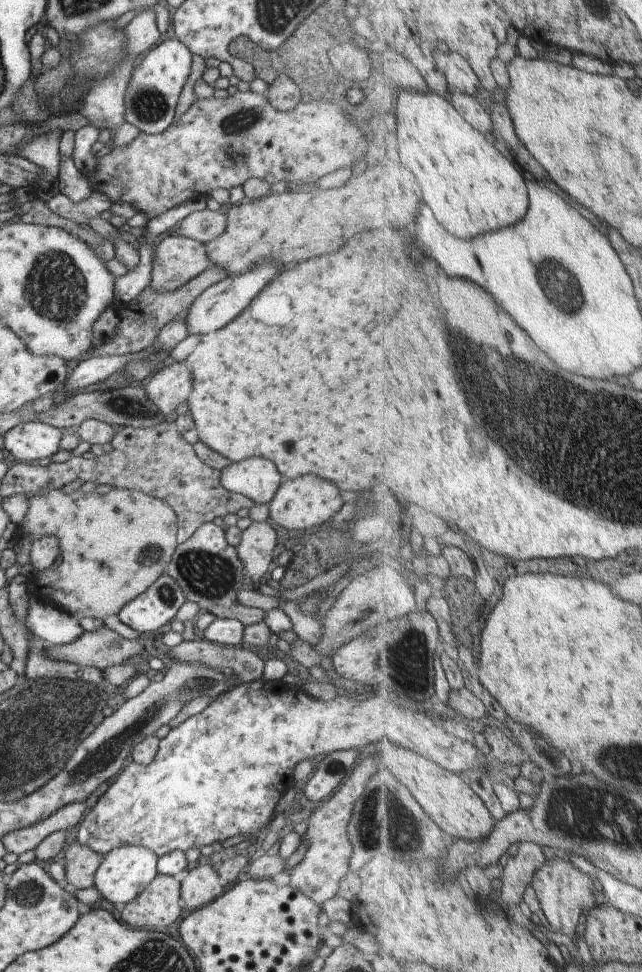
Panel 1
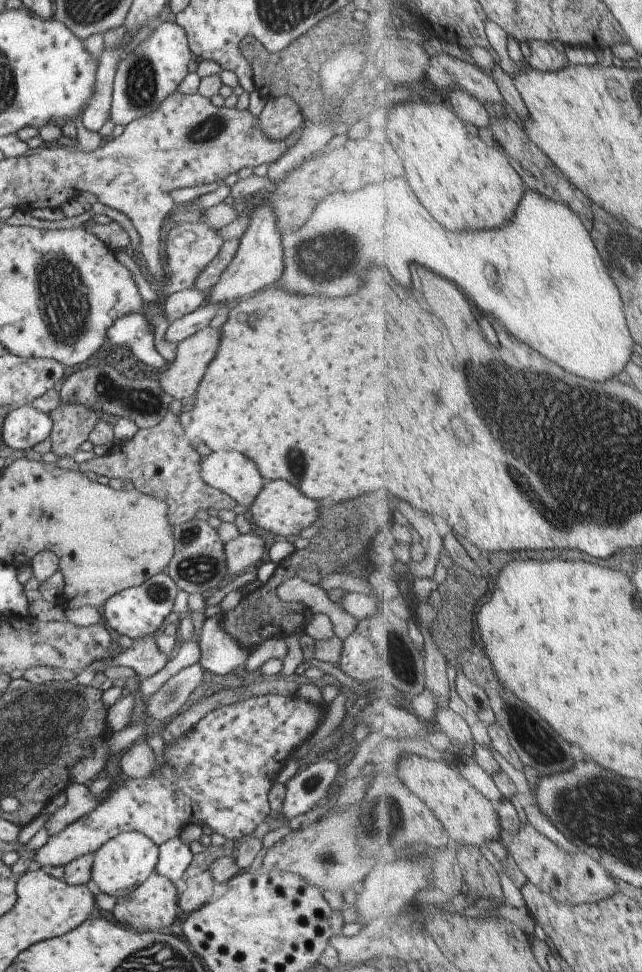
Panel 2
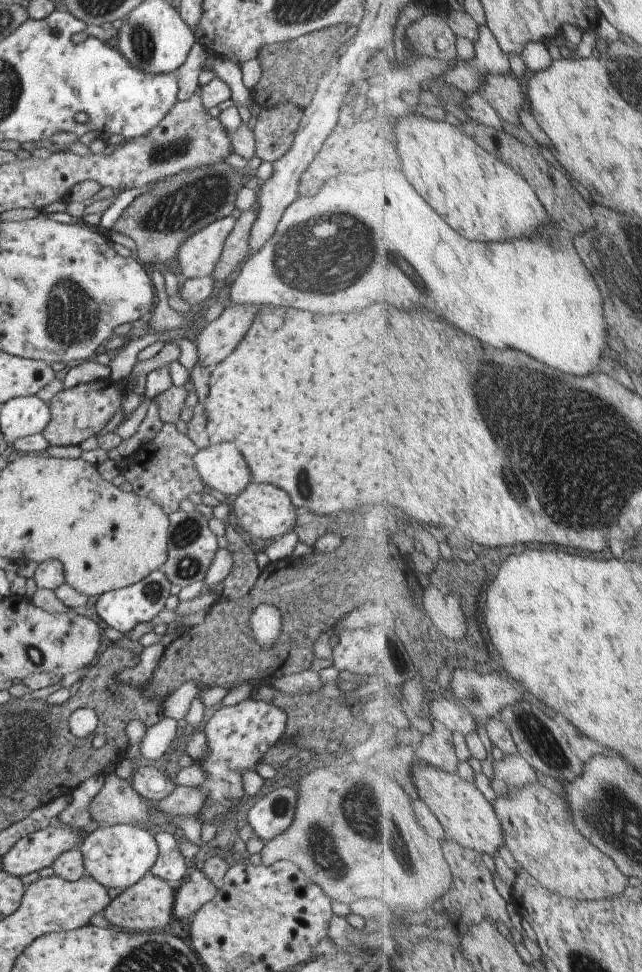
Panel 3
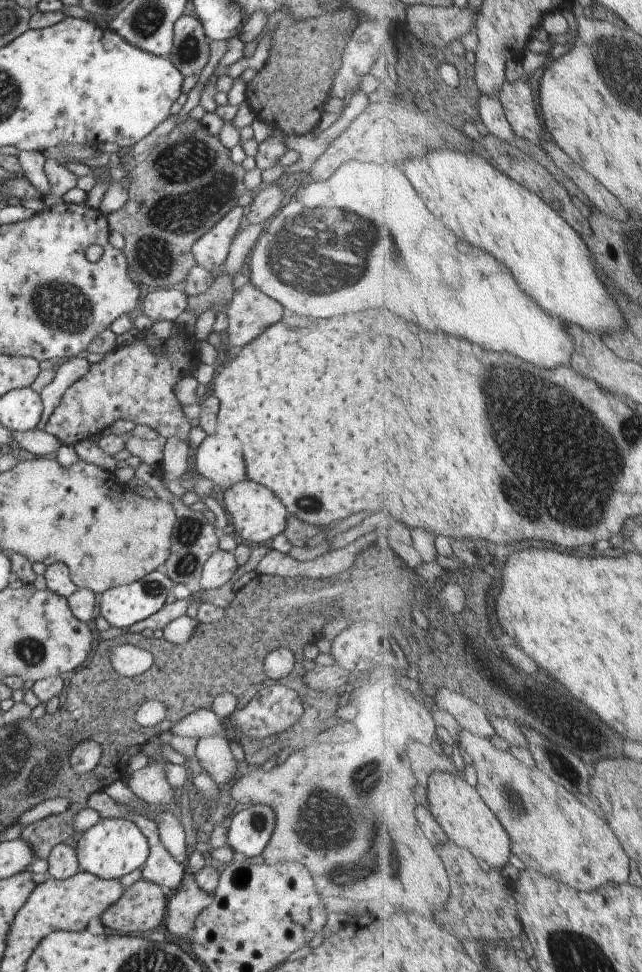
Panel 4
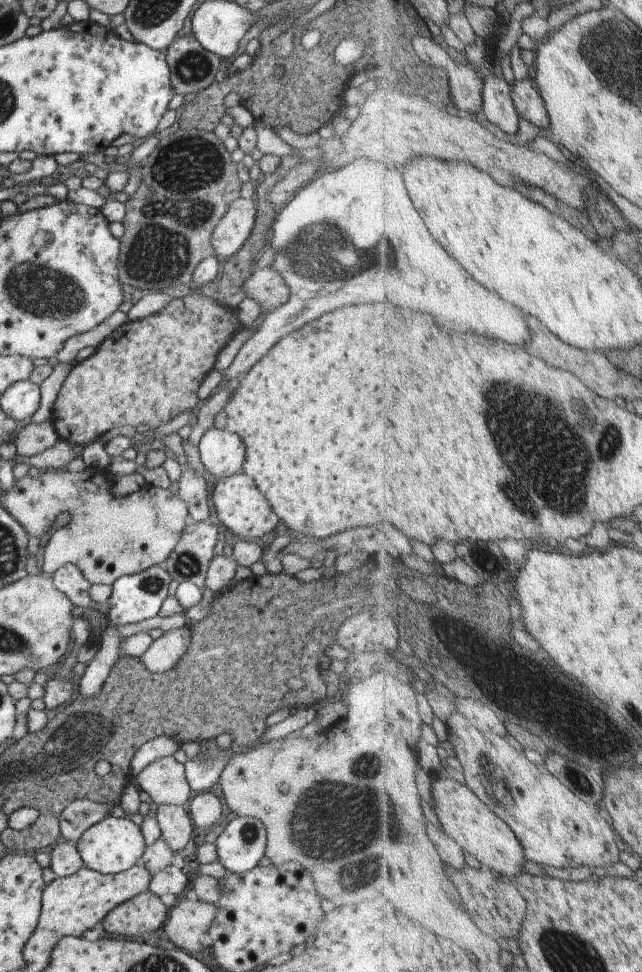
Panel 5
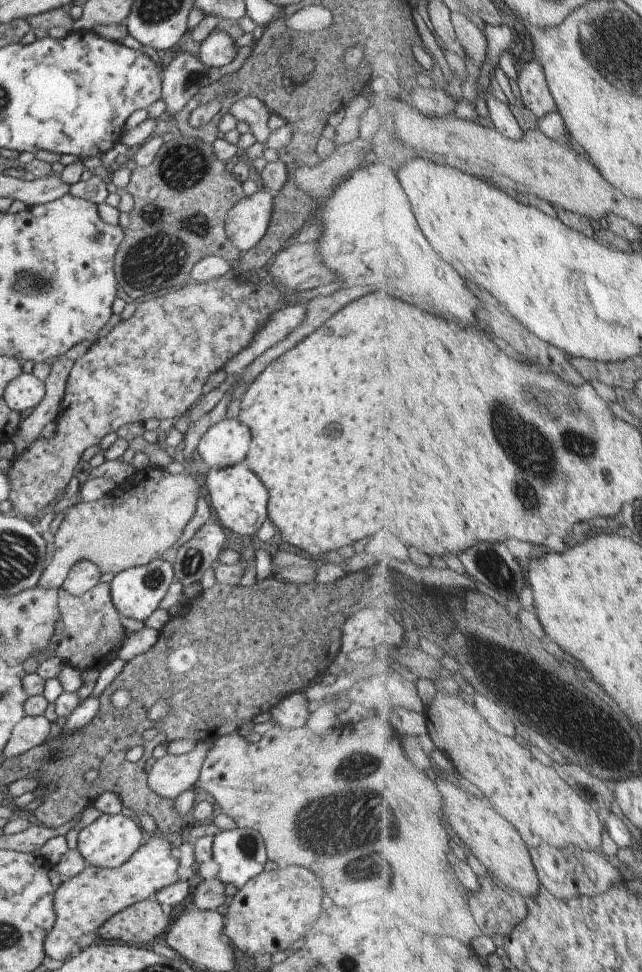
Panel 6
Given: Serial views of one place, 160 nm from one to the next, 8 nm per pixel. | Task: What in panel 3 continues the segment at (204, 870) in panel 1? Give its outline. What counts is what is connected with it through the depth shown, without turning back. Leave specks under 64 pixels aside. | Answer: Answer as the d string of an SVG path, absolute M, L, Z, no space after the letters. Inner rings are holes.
M205 877L201 878L199 882L187 880L174 892L171 912L173 912L176 920L189 920L203 904L211 901L216 890L215 886Z

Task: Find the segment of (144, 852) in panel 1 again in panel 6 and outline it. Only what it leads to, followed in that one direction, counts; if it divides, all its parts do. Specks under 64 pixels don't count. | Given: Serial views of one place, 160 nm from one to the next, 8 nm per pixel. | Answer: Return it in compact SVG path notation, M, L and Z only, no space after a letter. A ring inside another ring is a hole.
M100 814L100 816L77 832L76 850L91 867L116 868L121 866L145 841L145 833L135 820L119 814Z

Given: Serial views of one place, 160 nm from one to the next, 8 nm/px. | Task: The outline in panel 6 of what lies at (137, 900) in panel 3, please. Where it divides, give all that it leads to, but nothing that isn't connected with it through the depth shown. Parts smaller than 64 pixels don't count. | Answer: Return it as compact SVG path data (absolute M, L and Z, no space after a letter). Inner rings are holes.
M153 897L145 898L111 916L95 934L104 940L141 944L167 930L169 917L165 911Z

